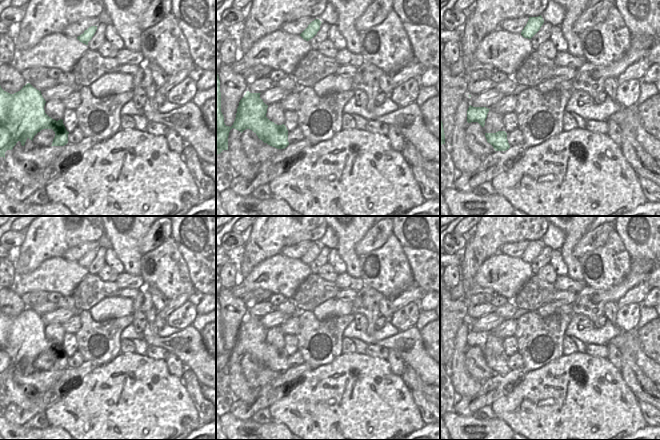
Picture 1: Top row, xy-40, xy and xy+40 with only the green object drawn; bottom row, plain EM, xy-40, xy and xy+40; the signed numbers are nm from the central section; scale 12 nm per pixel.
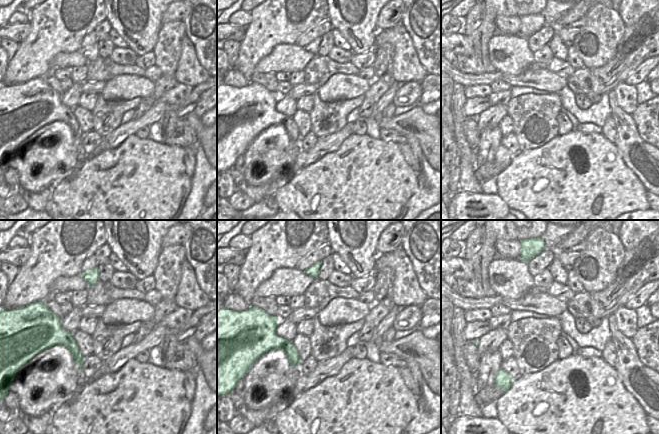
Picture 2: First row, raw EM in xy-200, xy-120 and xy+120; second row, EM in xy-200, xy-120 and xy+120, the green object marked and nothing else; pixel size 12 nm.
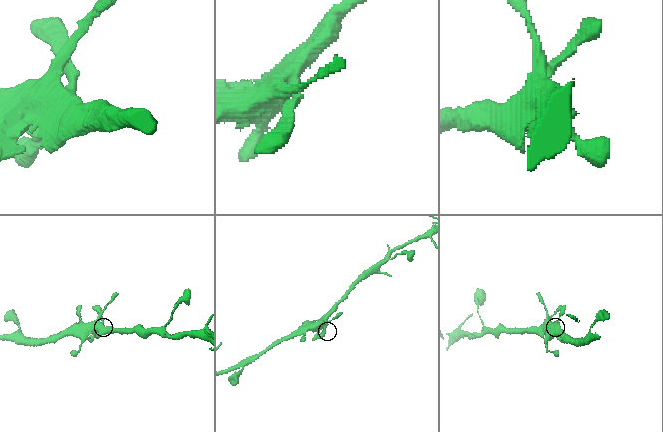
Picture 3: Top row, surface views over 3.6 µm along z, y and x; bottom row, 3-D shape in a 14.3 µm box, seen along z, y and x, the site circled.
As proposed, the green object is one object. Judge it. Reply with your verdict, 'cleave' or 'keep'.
keep

